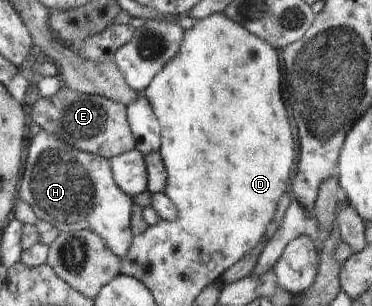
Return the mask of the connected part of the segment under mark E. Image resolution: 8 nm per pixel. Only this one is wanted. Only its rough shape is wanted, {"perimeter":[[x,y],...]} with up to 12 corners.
{"perimeter":[[61,89],[30,107],[47,135],[111,159],[136,149],[126,106]]}

